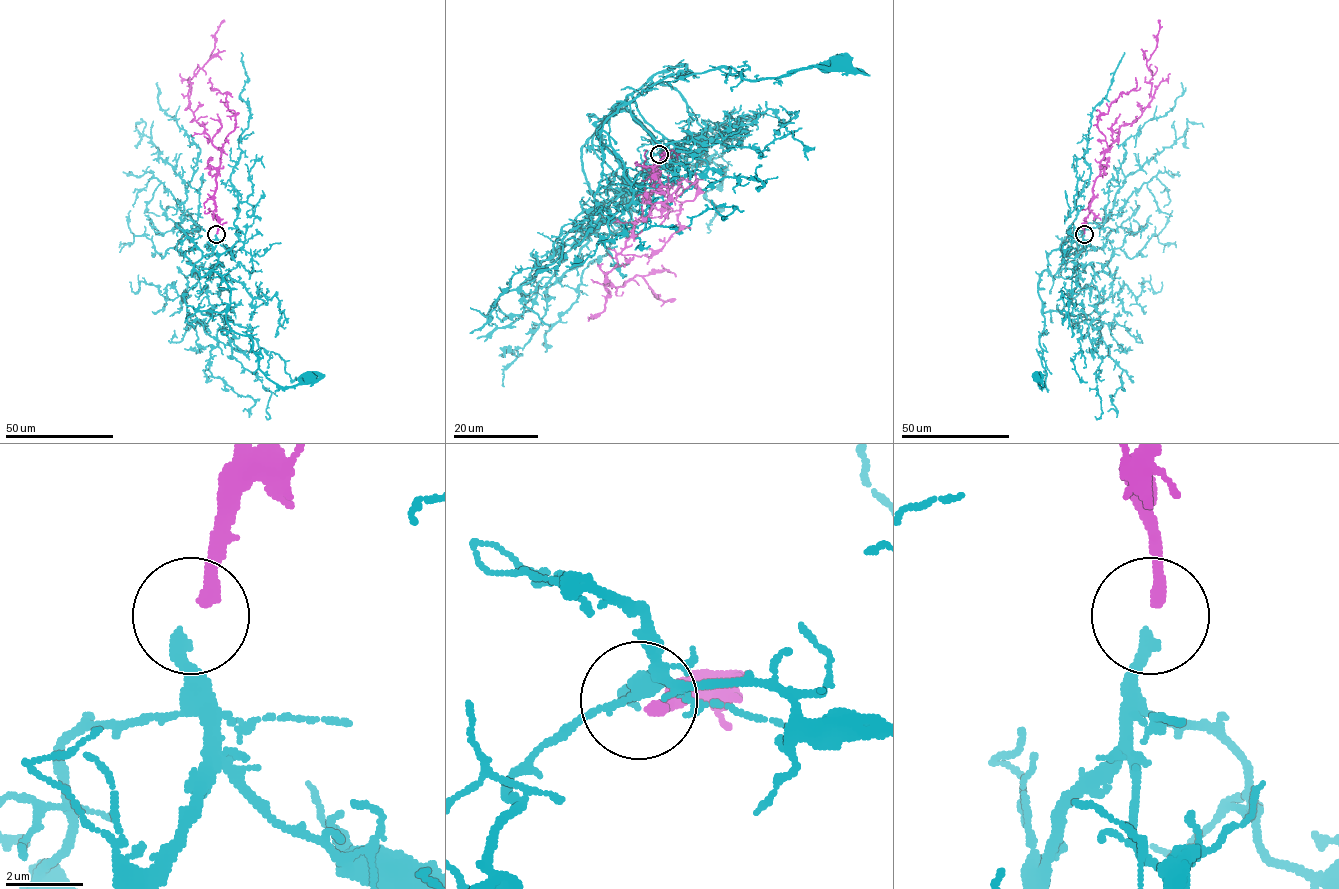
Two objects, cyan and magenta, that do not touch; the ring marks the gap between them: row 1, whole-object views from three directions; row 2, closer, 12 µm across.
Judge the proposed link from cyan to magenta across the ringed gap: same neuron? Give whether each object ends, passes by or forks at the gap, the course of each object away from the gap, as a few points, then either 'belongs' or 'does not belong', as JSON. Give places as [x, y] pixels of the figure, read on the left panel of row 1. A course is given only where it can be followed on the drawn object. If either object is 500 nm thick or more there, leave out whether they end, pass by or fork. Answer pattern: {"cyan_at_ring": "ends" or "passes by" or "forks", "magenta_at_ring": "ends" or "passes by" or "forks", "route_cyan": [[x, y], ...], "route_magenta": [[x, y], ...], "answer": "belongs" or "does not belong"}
{"cyan_at_ring": "ends", "magenta_at_ring": "ends", "route_cyan": [[216, 234], [194, 269], [217, 272], [230, 289], [228, 326], [251, 339], [270, 380], [292, 387], [309, 379]], "route_magenta": [[216, 233], [214, 192], [221, 151], [194, 119], [188, 93], [189, 80], [210, 59], [224, 20]], "answer": "belongs"}

